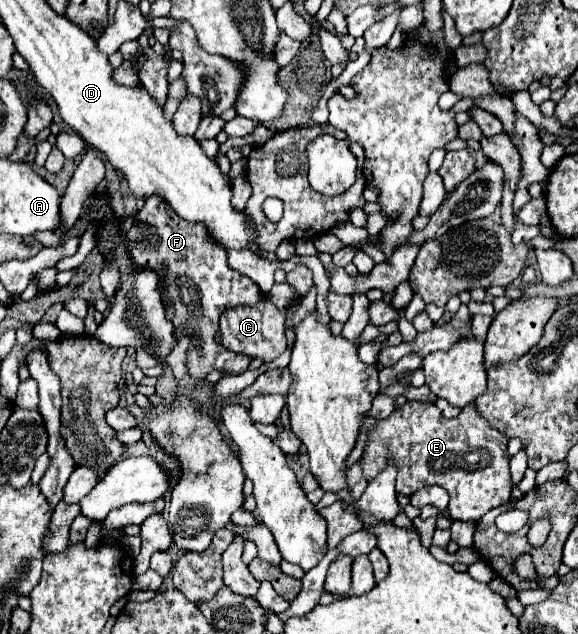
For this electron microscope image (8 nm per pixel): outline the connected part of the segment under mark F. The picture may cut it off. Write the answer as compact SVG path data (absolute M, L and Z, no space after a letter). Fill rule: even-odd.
M152 194L134 216L134 226L128 232L128 250L138 268L160 270L164 264L168 266L164 288L170 294L170 306L166 316L176 324L176 336L180 338L182 330L186 330L188 336L194 338L196 328L200 330L202 350L190 346L188 374L194 380L202 380L212 370L224 370L230 376L242 374L248 368L250 358L228 352L214 342L214 334L218 330L218 318L226 306L254 304L260 298L260 288L248 276L242 276L226 264L226 252L222 246L208 242L206 228L198 222L186 222L172 212L160 194Z

